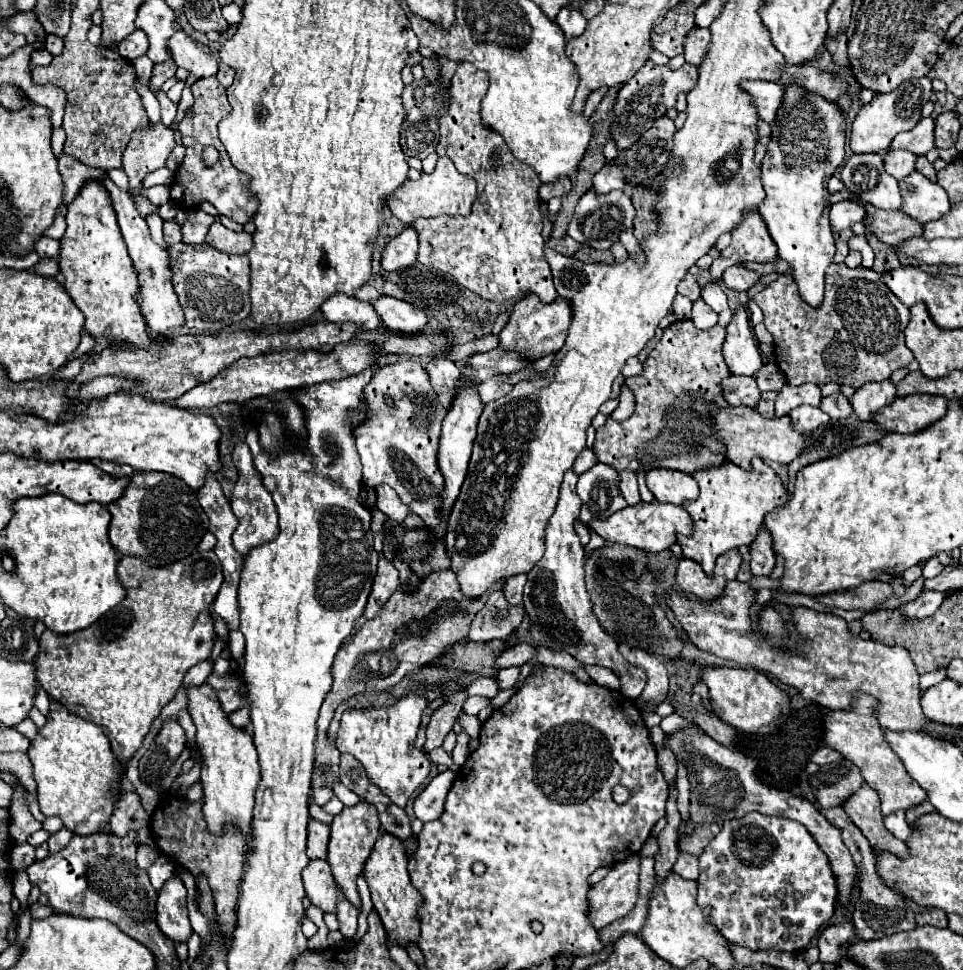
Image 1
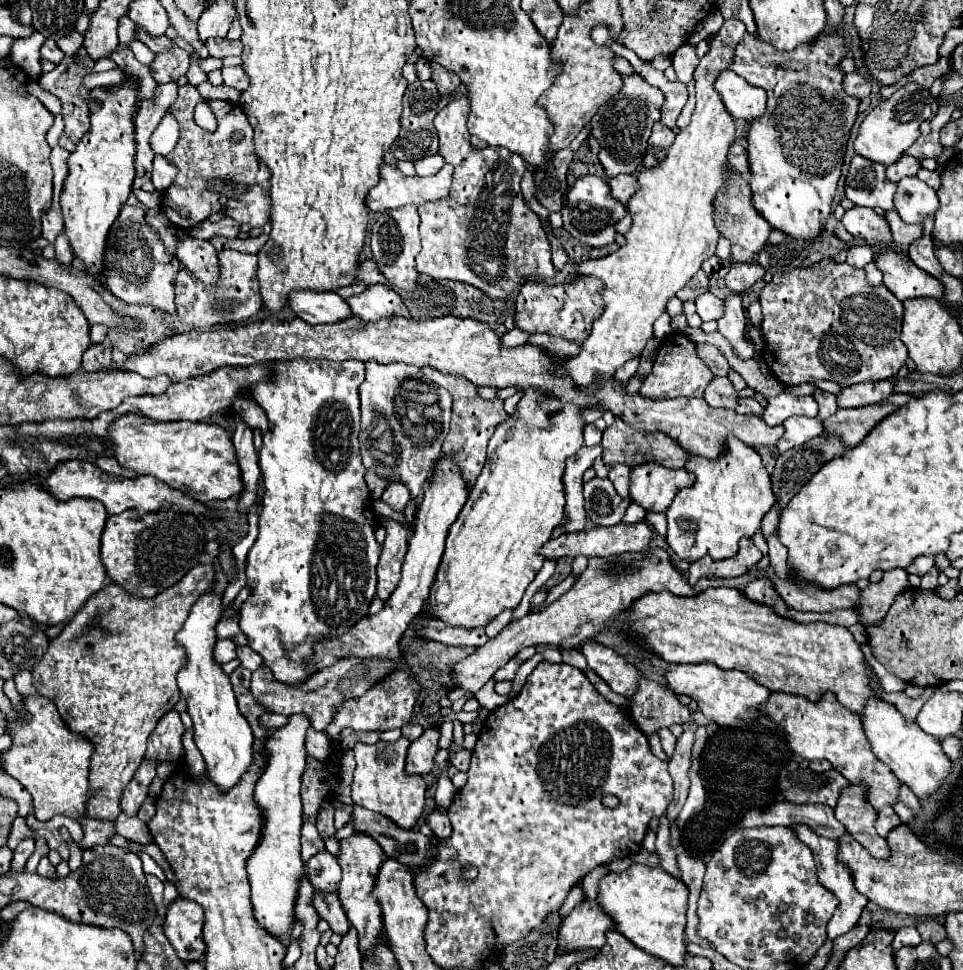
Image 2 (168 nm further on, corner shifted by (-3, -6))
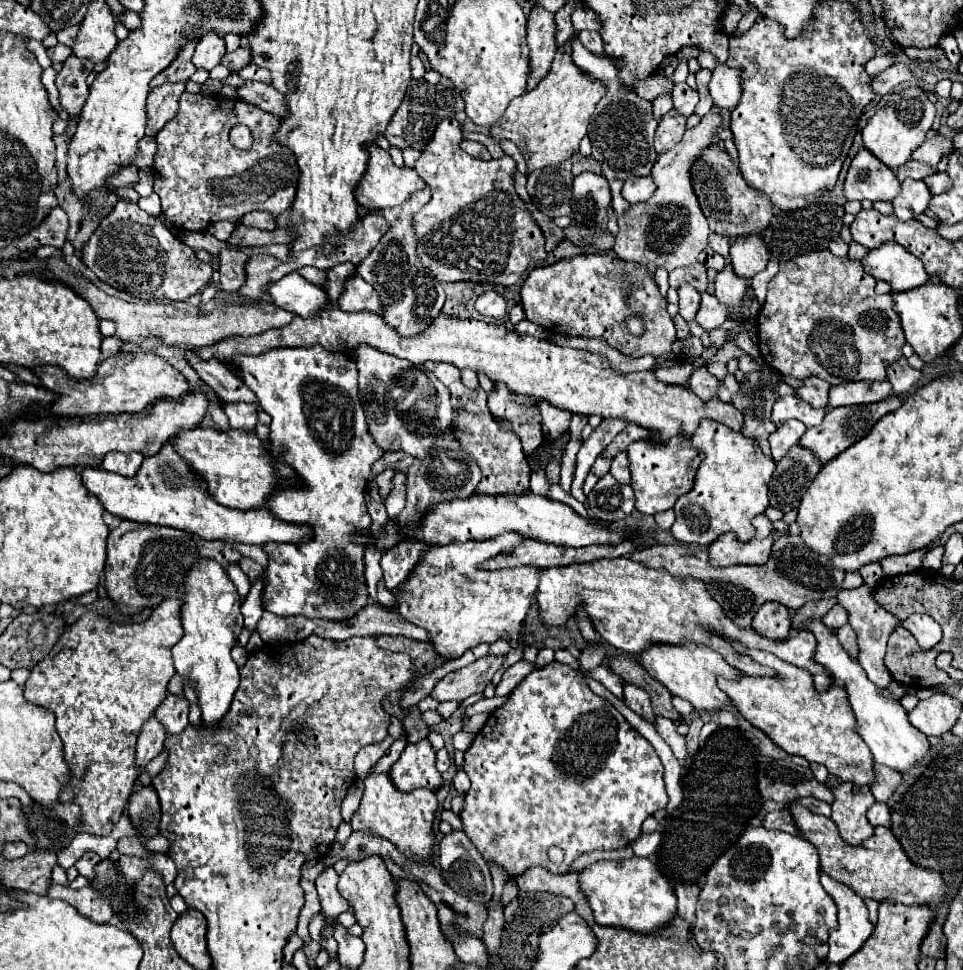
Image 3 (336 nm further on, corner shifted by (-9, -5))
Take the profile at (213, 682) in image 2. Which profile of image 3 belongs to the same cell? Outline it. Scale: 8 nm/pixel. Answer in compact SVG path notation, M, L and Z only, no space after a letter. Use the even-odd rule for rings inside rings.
M201 559L187 573L183 583L185 603L181 609L185 635L173 645L173 661L177 673L197 691L197 703L201 709L203 723L215 727L231 707L233 693L239 687L239 667L231 657L237 631L243 631L243 615L239 611L241 597L237 587L227 577L217 561Z

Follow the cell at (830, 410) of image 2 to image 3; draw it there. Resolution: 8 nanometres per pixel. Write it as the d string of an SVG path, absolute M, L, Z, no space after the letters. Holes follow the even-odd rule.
M809 377L805 379L805 385L797 389L797 395L805 401L809 401L815 409L827 409L827 399L829 399L829 389L831 385L823 379Z

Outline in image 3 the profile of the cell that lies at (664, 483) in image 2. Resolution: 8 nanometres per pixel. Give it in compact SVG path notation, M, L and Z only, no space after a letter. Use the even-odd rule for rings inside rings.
M653 437L651 443L643 443L643 441L633 443L627 455L629 455L629 467L631 467L631 487L635 491L635 509L647 515L673 509L675 501L681 495L691 491L695 471L703 461L703 453L691 447L691 443L683 439L671 439L661 445Z

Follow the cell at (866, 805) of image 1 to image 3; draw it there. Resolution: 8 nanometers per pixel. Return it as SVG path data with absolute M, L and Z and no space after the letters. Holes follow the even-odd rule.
M829 777L827 785L831 785L835 795L831 819L839 827L839 835L853 847L859 847L865 839L875 835L875 827L867 819L867 809L875 803L871 789L861 787L855 791L853 783L843 783L835 777Z

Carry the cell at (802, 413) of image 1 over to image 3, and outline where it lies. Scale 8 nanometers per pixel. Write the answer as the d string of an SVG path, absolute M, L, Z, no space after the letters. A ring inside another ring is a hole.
M789 419L785 425L781 425L775 433L769 435L769 443L771 443L771 453L773 453L773 459L779 461L787 455L787 451L799 443L799 439L803 437L805 433L805 425L797 419Z

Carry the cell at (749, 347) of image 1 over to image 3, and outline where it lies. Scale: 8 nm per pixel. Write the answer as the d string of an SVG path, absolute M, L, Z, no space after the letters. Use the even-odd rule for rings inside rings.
M731 263L725 265L721 273L715 277L715 297L725 305L727 319L741 323L743 321L743 299L747 293L747 281L735 277L731 271Z

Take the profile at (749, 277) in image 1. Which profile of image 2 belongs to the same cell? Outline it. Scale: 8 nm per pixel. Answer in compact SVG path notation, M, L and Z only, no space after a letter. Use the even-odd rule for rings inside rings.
M753 260L753 264L731 264L731 268L725 276L725 282L731 292L743 294L755 282L759 282L763 278L763 274L765 274L765 270L757 264L757 260Z

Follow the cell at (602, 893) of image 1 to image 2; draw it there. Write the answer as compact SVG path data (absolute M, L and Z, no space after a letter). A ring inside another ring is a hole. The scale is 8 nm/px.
M583 900L563 920L559 928L557 954L601 948L605 944L605 932L613 928L611 918L599 908L597 902Z

